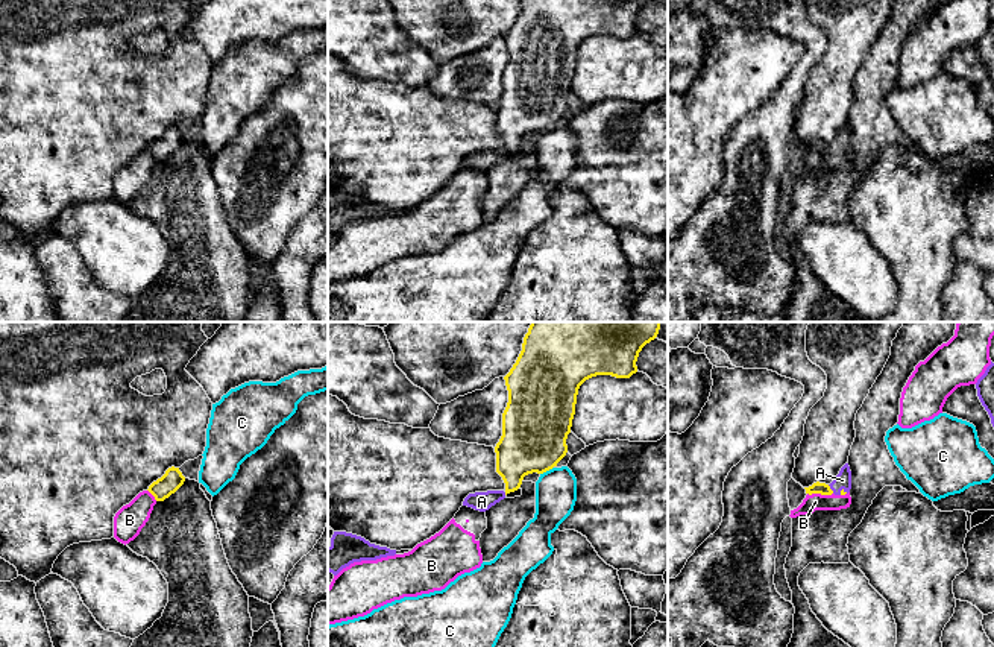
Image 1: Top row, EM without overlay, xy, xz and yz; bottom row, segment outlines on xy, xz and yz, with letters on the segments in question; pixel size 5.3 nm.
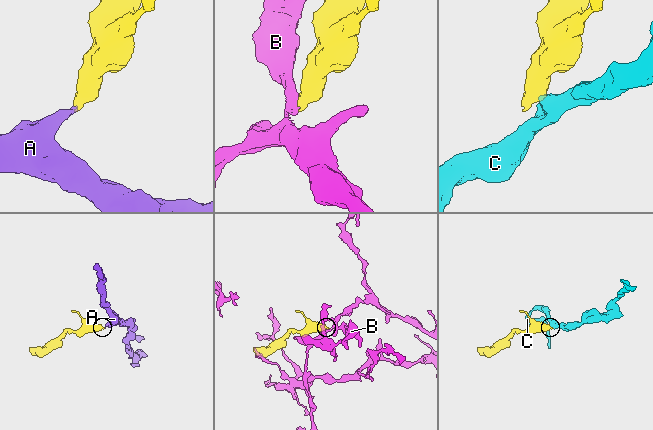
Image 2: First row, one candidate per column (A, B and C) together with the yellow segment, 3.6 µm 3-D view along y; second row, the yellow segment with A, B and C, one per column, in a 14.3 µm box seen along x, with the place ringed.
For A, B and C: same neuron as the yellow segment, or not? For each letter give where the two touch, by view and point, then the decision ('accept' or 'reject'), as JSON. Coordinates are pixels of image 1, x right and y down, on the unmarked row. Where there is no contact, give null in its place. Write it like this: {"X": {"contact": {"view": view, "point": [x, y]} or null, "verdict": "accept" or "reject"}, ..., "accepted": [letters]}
{"A": {"contact": {"view": "yz", "point": [830, 149]}, "verdict": "accept"}, "B": {"contact": {"view": "yz", "point": [820, 152]}, "verdict": "reject"}, "C": {"contact": {"view": "xz", "point": [547, 129]}, "verdict": "reject"}, "accepted": ["A"]}

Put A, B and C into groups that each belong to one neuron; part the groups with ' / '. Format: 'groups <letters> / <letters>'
groups A / B / C

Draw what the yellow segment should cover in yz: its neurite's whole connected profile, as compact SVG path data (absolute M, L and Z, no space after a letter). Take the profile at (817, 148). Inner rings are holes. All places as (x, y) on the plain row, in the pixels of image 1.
M845 123L839 134L833 138L833 141L830 144L826 143L813 143L809 147L804 147L806 153L812 155L812 153L821 153L821 155L845 155L850 152L851 149L851 131L848 123Z

